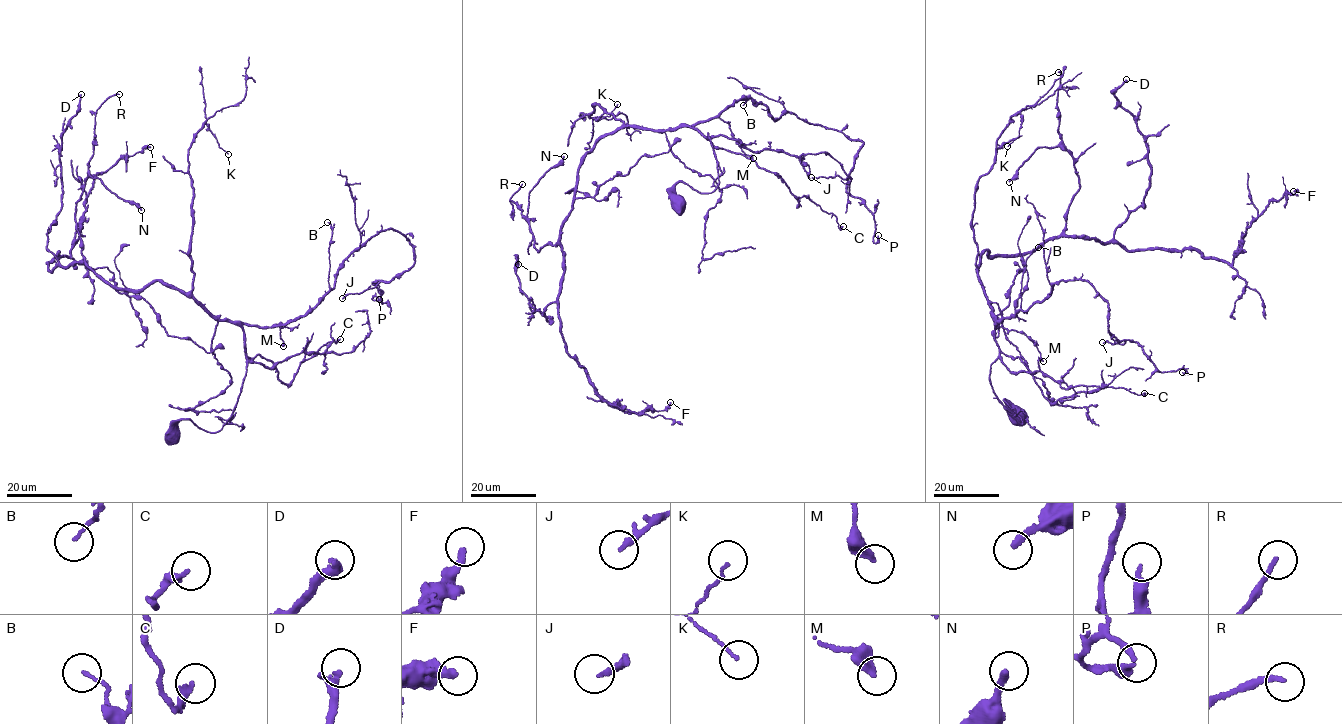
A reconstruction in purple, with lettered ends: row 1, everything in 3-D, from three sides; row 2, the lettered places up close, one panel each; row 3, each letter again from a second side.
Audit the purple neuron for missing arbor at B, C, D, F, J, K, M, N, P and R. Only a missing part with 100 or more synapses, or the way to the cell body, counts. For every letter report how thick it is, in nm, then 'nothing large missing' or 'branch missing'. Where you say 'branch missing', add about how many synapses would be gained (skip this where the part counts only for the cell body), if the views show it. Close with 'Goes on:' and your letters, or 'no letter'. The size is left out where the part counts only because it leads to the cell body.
B: 120 nm thick; nothing large missing
C: 300 nm thick; nothing large missing
D: 360 nm thick; nothing large missing
F: 260 nm thick; nothing large missing
J: 170 nm thick; nothing large missing
K: 90 nm thick; nothing large missing
M: 400 nm thick; nothing large missing
N: 260 nm thick; nothing large missing
P: 220 nm thick; nothing large missing
R: 170 nm thick; nothing large missing
Goes on: no letter

